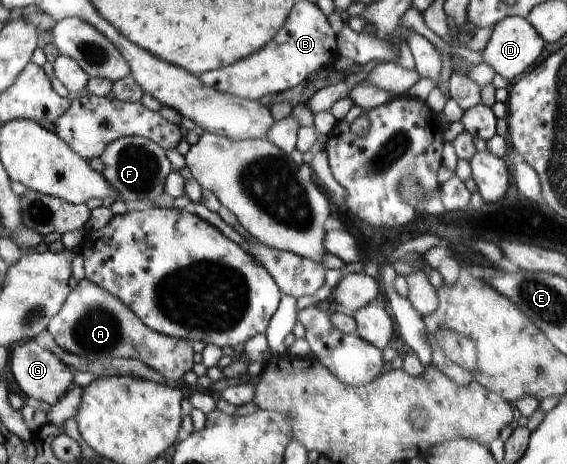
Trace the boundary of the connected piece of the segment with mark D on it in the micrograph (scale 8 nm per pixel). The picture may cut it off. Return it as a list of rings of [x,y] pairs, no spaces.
[[[506,17],[494,26],[490,40],[482,51],[482,62],[488,64],[496,75],[503,76],[506,80],[514,80],[538,60],[544,42],[545,40],[524,17]]]

